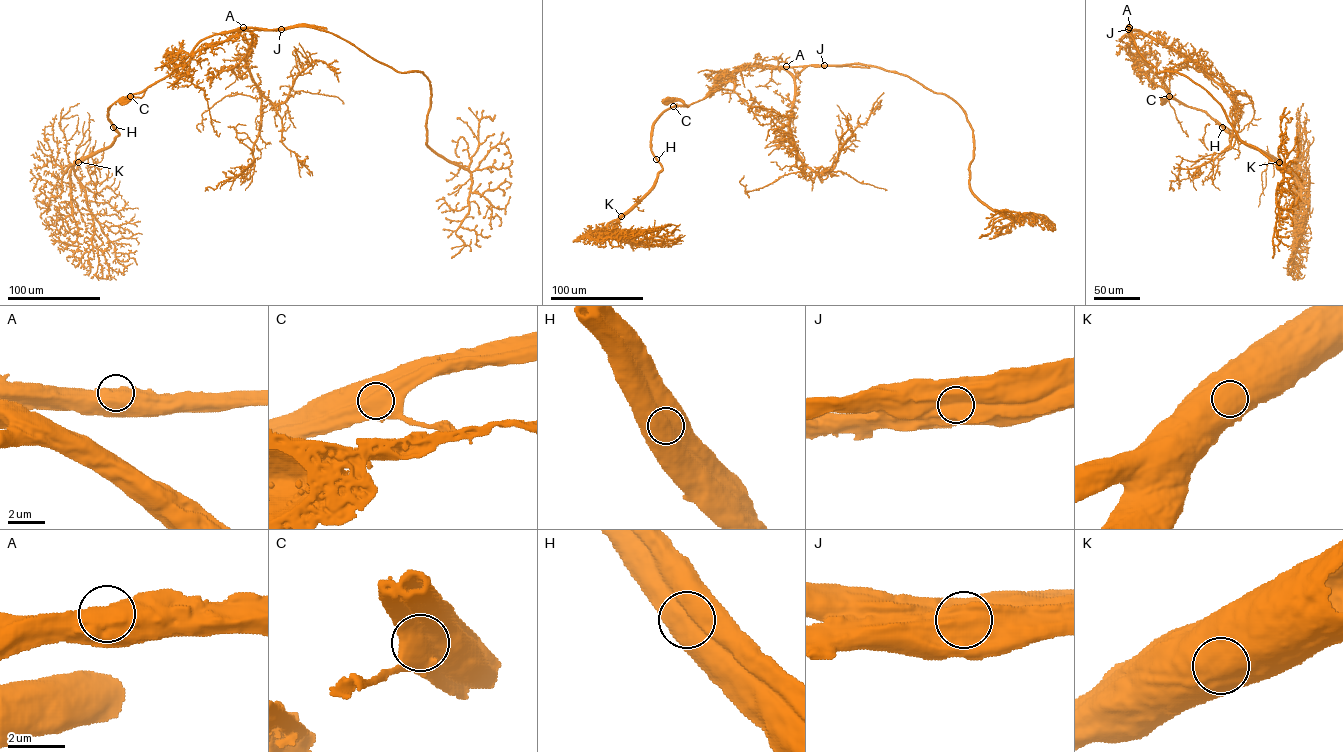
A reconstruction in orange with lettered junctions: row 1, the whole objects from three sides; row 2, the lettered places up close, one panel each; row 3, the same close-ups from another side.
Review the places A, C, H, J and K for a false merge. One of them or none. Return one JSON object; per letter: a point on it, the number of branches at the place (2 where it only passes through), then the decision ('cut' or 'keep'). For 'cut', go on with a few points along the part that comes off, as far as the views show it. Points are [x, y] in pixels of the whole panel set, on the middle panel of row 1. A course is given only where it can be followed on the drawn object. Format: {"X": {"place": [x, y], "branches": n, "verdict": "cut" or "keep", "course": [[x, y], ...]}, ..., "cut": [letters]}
{"A": {"place": [786, 66], "branches": 1, "verdict": "keep"}, "C": {"place": [673, 106], "branches": 1, "verdict": "keep"}, "H": {"place": [656, 159], "branches": 1, "verdict": "keep"}, "J": {"place": [824, 65], "branches": 1, "verdict": "cut", "course": [[824, 66], [808, 65], [795, 80], [790, 138], [804, 172], [796, 166], [789, 119], [750, 106]]}, "K": {"place": [621, 216], "branches": 1, "verdict": "keep"}, "cut": ["J"]}

